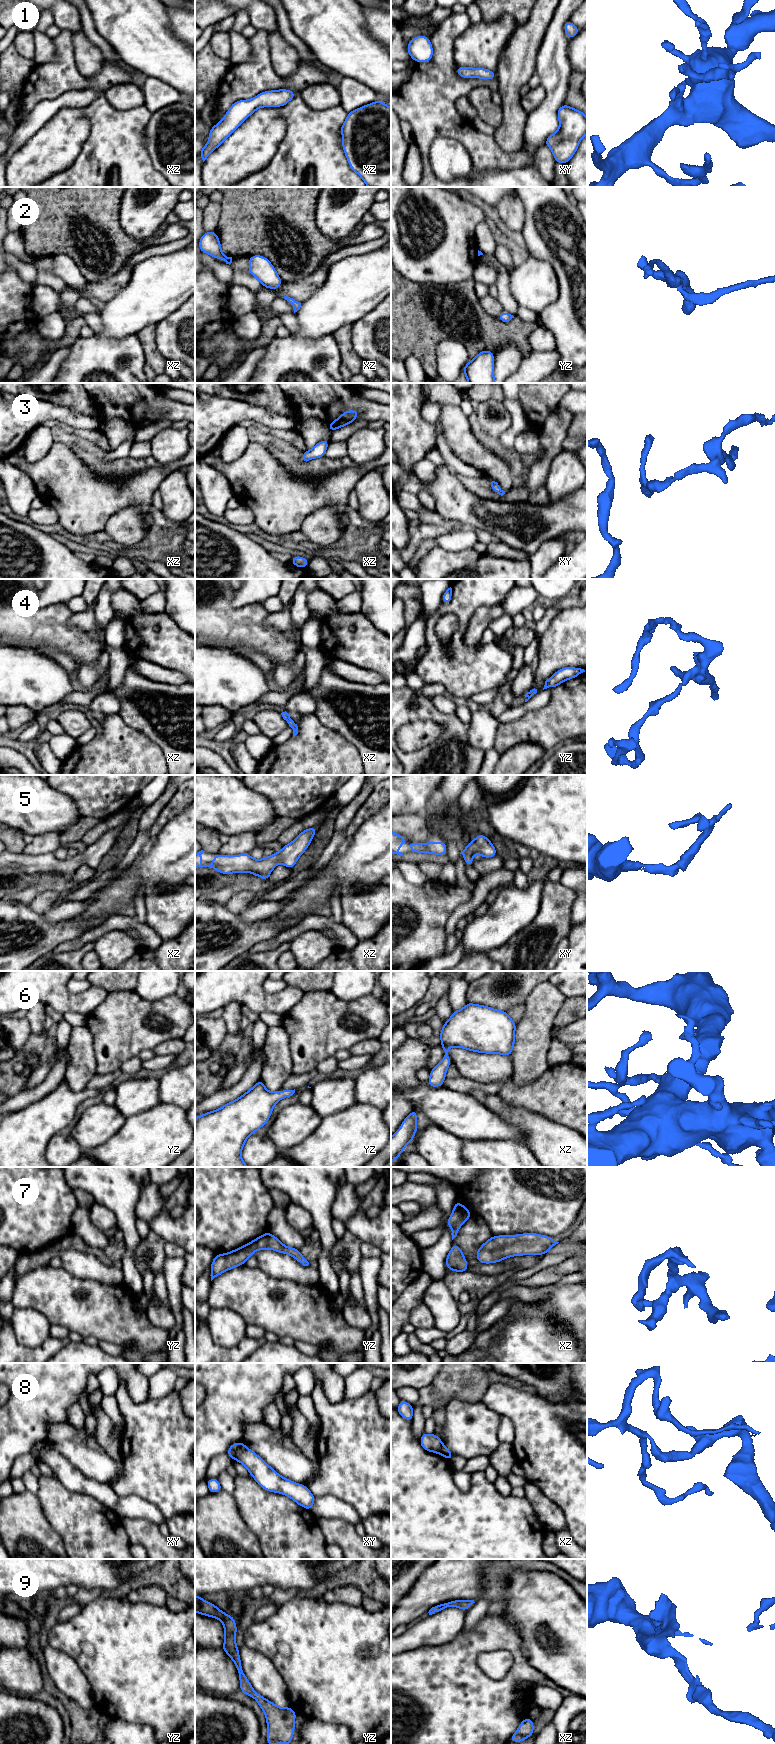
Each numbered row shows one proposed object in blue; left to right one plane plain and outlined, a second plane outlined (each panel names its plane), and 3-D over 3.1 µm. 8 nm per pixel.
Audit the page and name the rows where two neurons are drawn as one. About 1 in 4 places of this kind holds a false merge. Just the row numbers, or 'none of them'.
8

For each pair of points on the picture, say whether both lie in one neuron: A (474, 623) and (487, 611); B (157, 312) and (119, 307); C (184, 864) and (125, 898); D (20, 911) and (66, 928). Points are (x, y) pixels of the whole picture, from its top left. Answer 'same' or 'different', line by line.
A: same
B: same
C: same
D: same

